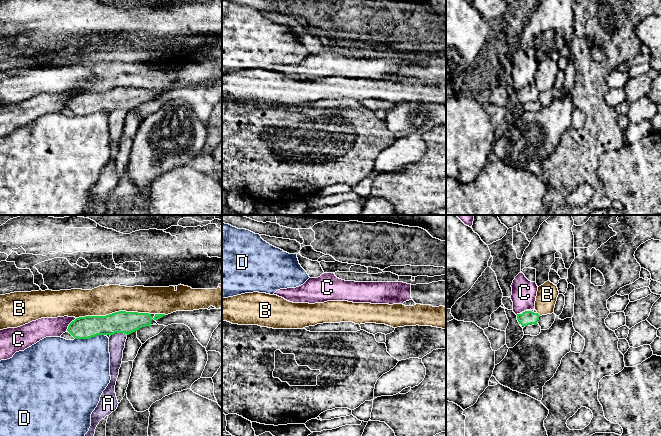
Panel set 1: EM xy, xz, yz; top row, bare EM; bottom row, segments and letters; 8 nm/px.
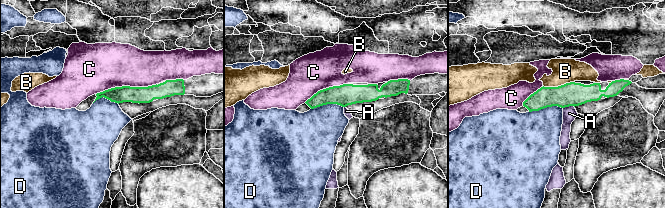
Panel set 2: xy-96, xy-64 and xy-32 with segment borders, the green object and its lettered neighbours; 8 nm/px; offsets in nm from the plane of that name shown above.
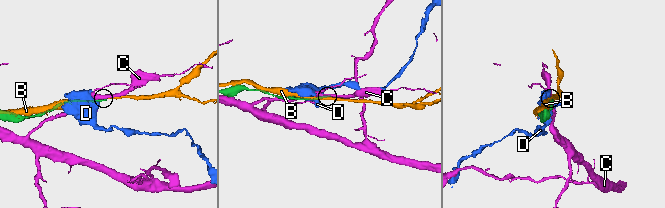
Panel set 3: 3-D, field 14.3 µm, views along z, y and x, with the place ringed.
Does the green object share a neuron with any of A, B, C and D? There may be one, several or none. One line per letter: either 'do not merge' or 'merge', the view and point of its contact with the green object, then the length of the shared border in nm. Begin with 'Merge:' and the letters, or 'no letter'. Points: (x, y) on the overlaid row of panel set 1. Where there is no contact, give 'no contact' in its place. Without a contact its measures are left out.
Merge: no letter
A: do not merge | xy (118, 332) | 140 nm
B: do not merge | xy (113, 313) | 600 nm
C: do not merge | xy (69, 324) | 130 nm
D: do not merge | xy (89, 337) | 240 nm

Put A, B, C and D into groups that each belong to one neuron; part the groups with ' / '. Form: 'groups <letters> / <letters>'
groups A / B / C / D

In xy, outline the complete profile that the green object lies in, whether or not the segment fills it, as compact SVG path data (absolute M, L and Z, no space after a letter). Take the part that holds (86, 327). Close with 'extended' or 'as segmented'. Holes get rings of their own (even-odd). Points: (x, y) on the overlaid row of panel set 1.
M119 311L106 316L85 316L72 321L67 331L75 339L89 339L97 335L124 333L129 335L142 327L156 324L165 314Z; extended

